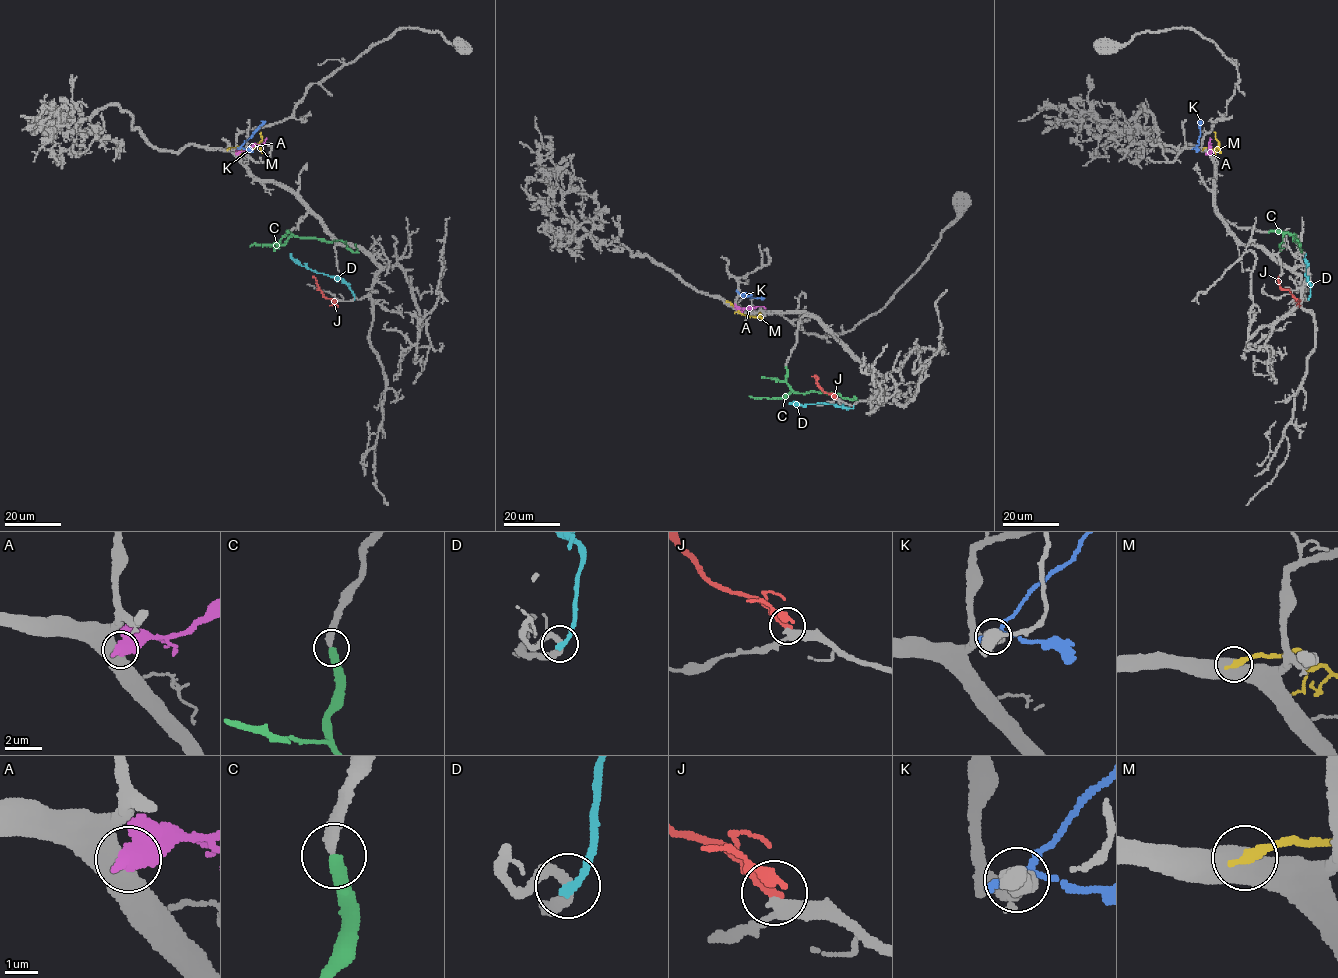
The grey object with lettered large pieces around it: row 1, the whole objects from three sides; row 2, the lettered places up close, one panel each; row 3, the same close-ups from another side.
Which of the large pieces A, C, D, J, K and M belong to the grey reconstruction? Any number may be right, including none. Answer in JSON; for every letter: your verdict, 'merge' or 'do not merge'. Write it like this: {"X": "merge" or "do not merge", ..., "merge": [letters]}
{"A": "do not merge", "C": "merge", "D": "do not merge", "J": "merge", "K": "do not merge", "M": "do not merge", "merge": ["C", "J"]}

